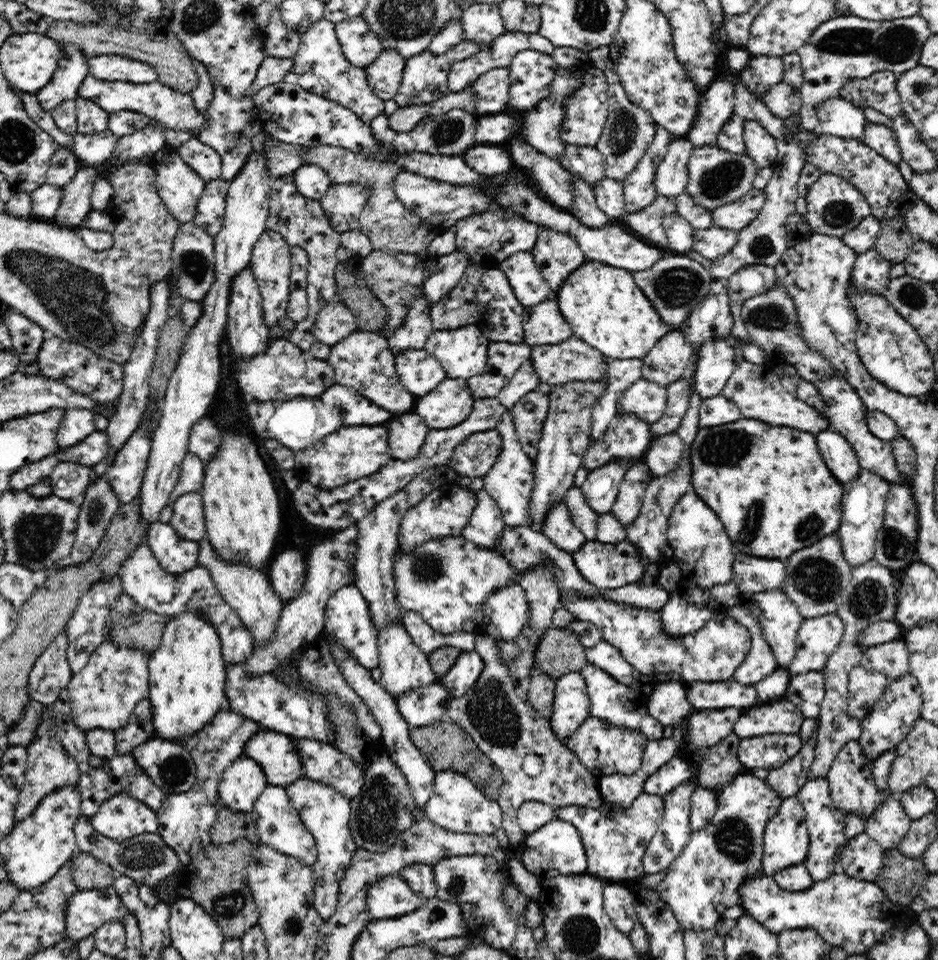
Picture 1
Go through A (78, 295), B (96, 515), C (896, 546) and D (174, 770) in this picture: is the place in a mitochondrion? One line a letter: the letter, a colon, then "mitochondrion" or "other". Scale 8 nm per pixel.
A: mitochondrion
B: mitochondrion
C: mitochondrion
D: mitochondrion

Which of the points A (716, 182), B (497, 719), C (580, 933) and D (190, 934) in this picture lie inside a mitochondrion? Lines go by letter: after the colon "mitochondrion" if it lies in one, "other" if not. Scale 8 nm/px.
A: mitochondrion
B: mitochondrion
C: mitochondrion
D: other

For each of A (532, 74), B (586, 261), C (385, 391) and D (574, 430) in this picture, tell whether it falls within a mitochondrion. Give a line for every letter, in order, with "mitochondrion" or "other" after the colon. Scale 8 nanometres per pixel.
A: other
B: other
C: mitochondrion
D: mitochondrion

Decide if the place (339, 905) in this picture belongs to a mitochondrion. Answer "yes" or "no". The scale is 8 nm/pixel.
no

